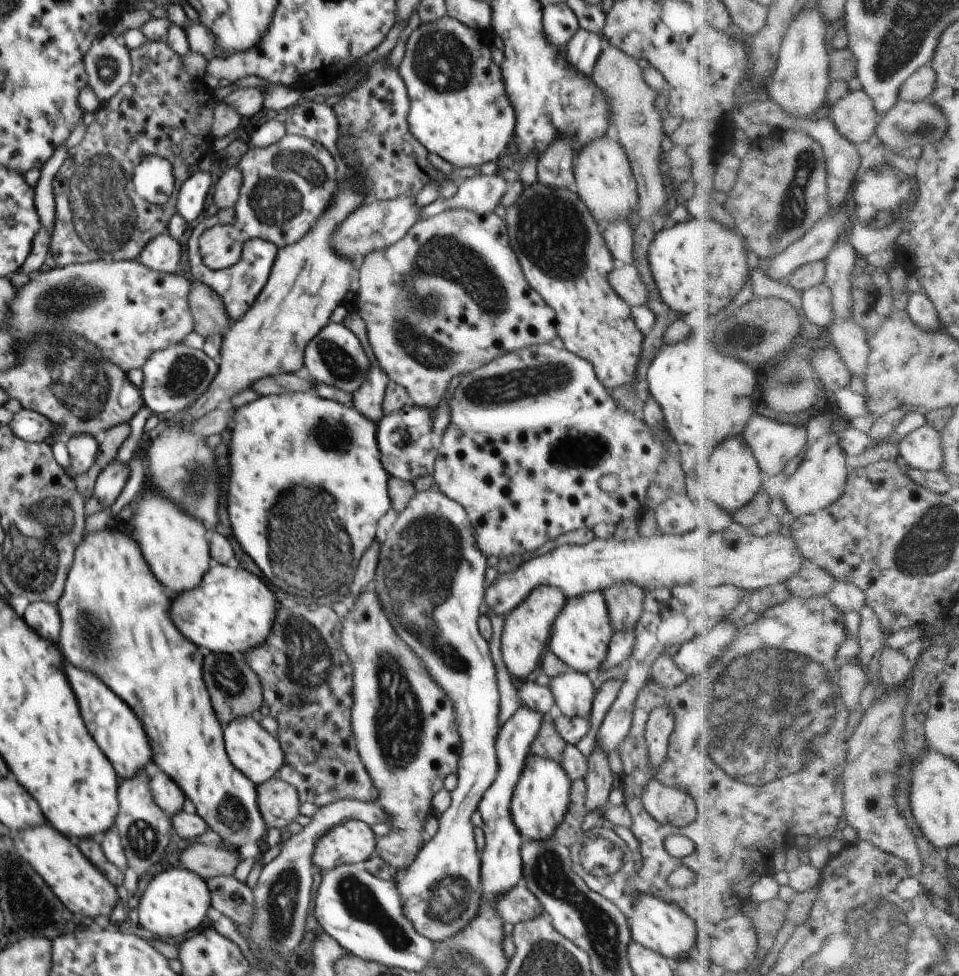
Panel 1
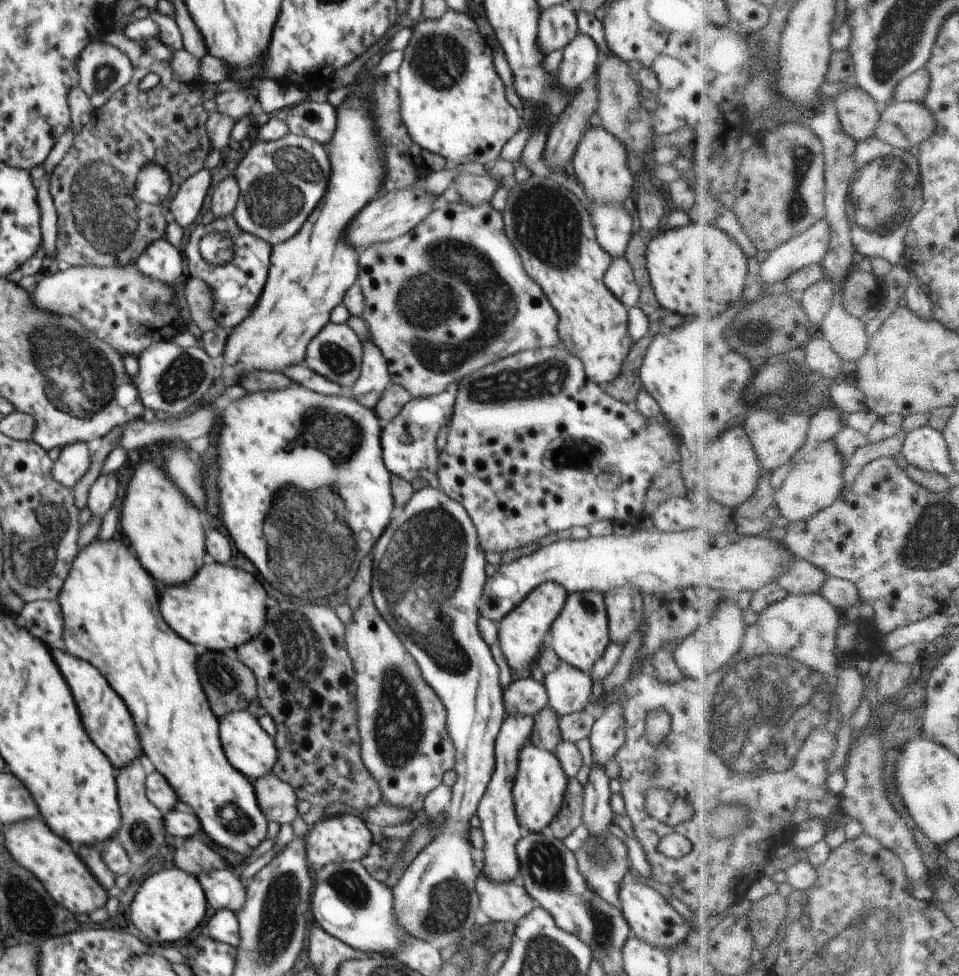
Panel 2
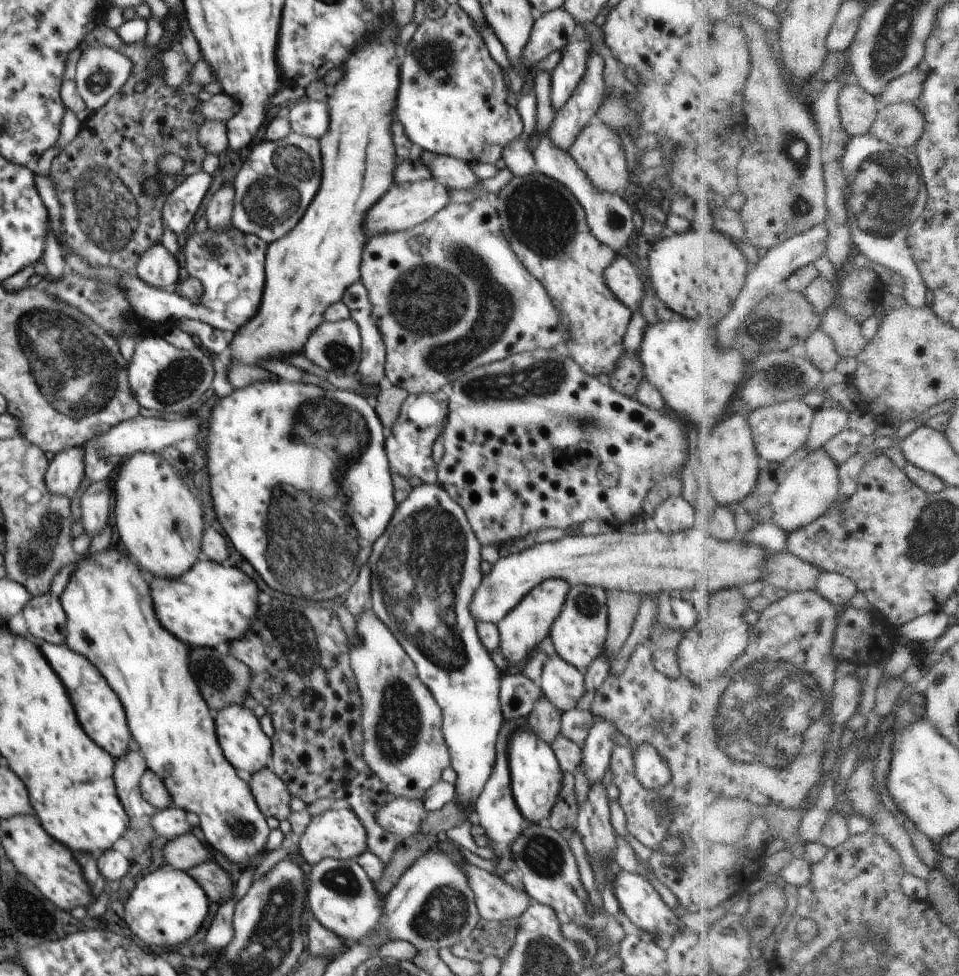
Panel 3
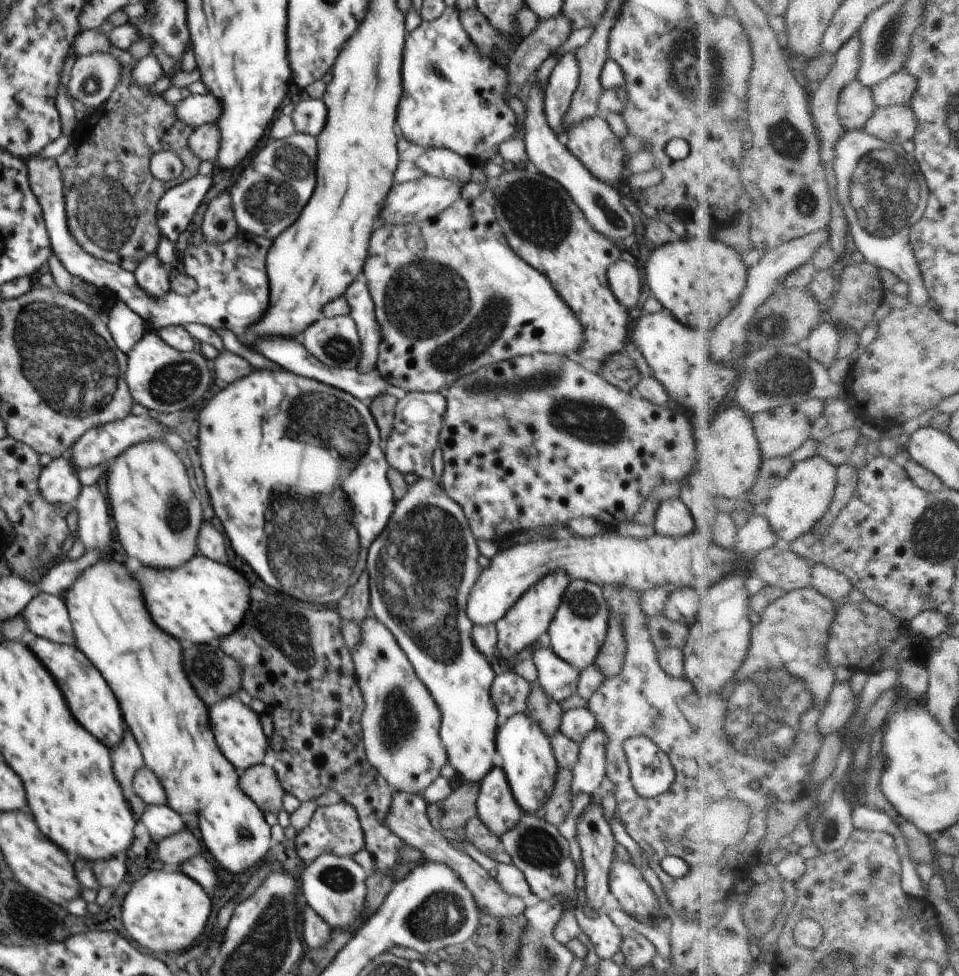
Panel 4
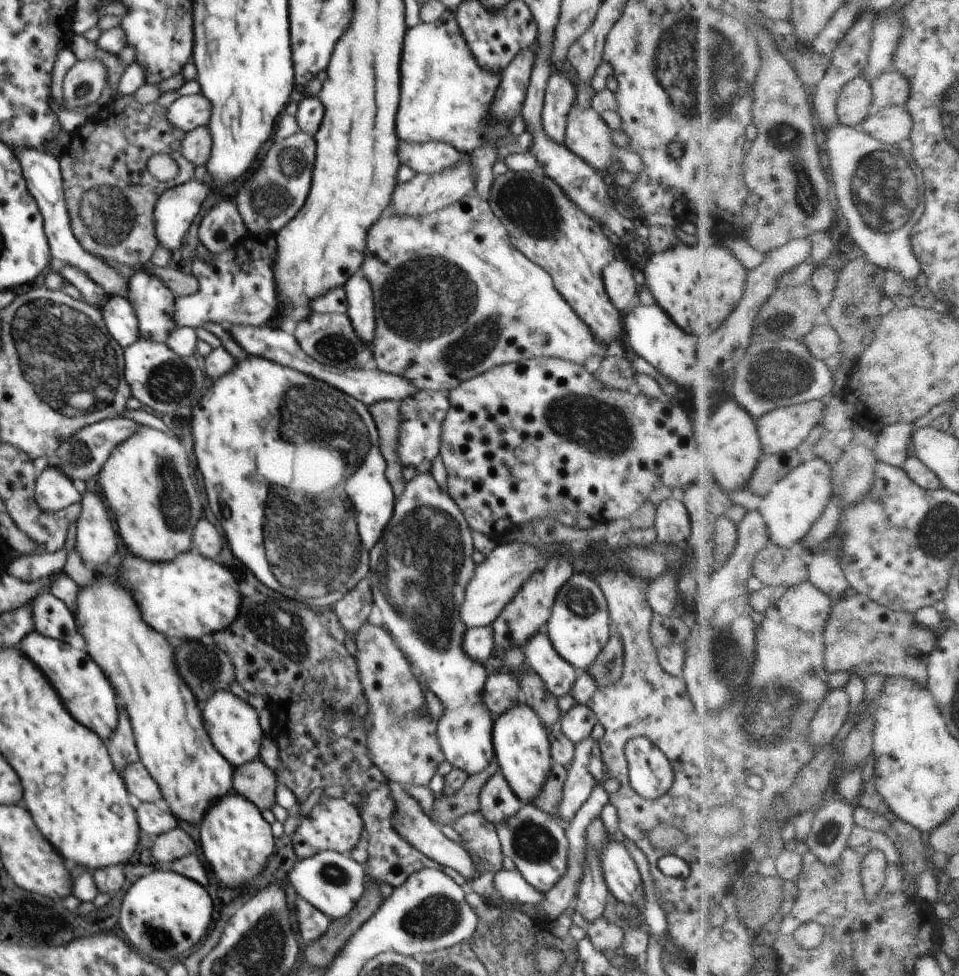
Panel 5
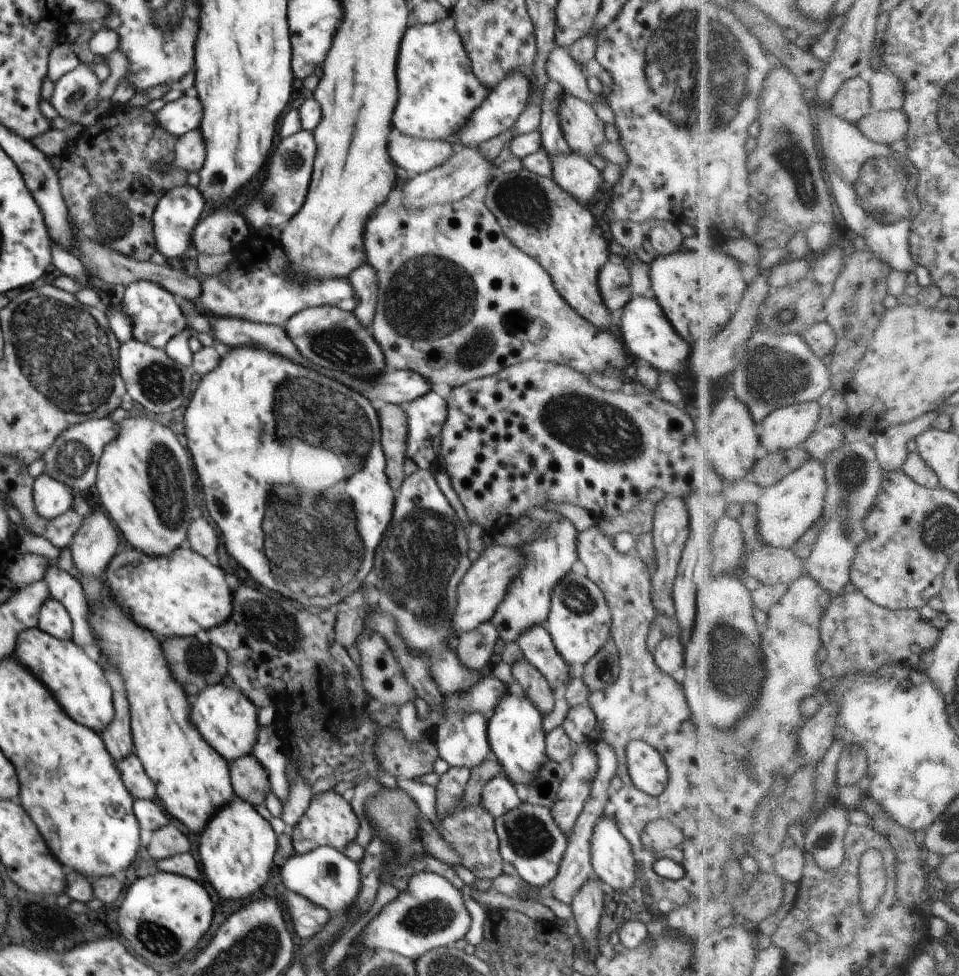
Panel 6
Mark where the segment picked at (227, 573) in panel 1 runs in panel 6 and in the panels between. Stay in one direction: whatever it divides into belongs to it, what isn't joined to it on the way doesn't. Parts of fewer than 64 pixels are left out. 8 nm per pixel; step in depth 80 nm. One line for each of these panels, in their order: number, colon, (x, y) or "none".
2: (223, 607)
3: (212, 603)
4: (202, 601)
5: (192, 597)
6: (183, 595)

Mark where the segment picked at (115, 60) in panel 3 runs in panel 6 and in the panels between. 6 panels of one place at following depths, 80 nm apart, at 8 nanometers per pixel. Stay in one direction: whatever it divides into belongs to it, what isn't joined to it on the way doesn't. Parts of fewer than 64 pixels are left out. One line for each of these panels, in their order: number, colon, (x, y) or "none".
4: (94, 76)
5: (85, 80)
6: (74, 90)

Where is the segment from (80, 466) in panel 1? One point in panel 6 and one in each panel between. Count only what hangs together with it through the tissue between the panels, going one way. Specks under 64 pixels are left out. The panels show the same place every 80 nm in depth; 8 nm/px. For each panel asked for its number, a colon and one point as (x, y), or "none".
2: (74, 461)
3: (63, 477)
4: (59, 482)
5: (54, 491)
6: (51, 498)

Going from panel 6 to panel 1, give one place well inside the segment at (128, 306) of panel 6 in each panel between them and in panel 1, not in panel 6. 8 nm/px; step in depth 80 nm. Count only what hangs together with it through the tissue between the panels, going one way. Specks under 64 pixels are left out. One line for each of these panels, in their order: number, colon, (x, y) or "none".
1: (162, 253)
2: (162, 261)
3: (158, 267)
4: (151, 274)
5: (152, 300)

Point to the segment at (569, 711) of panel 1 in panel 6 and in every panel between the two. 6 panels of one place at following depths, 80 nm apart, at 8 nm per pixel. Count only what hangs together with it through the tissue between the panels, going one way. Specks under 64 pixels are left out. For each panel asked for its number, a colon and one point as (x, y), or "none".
2: (568, 689)
3: (562, 684)
4: (558, 679)
5: (559, 676)
6: (536, 644)

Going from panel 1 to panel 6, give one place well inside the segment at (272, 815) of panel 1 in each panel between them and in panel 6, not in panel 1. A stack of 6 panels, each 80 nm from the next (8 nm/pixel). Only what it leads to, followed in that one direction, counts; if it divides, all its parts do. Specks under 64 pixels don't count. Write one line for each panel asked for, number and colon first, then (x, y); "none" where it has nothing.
2: (277, 799)
3: (272, 795)
4: (260, 782)
5: (255, 780)
6: (250, 780)

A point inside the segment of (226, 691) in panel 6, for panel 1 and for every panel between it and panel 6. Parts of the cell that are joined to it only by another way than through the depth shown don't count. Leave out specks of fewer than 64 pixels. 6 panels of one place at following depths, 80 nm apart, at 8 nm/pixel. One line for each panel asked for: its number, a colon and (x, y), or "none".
1: (252, 749)
2: (248, 747)
3: (245, 745)
4: (238, 732)
5: (232, 723)

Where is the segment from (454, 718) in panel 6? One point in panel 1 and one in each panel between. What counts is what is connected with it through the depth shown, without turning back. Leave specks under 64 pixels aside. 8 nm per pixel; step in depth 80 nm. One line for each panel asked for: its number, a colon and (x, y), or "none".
1: (430, 579)
2: (428, 579)
3: (425, 568)
4: (420, 577)
5: (424, 562)

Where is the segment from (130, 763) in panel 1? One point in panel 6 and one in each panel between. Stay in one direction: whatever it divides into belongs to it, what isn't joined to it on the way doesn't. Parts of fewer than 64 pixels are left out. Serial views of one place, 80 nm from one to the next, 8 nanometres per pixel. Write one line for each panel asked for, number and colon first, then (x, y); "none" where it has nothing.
2: (106, 719)
3: (100, 712)
4: (89, 696)
5: (87, 695)
6: (77, 682)

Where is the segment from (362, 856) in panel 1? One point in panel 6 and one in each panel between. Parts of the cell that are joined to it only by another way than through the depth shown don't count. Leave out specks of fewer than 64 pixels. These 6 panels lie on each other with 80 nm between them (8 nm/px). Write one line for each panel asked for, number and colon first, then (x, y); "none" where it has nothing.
2: (345, 837)
3: (339, 834)
4: (335, 829)
5: (335, 825)
6: (330, 820)

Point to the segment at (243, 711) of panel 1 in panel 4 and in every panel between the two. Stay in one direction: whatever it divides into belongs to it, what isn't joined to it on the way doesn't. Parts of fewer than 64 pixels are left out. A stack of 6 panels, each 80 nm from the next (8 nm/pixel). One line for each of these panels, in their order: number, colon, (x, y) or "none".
2: (231, 686)
3: (224, 680)
4: (215, 676)

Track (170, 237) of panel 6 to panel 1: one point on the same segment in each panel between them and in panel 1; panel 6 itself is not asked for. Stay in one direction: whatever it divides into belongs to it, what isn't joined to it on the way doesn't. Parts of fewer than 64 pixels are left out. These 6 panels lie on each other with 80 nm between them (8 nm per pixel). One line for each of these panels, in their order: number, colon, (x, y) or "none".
1: (190, 201)
2: (187, 201)
3: (183, 202)
4: (175, 209)
5: (176, 208)

